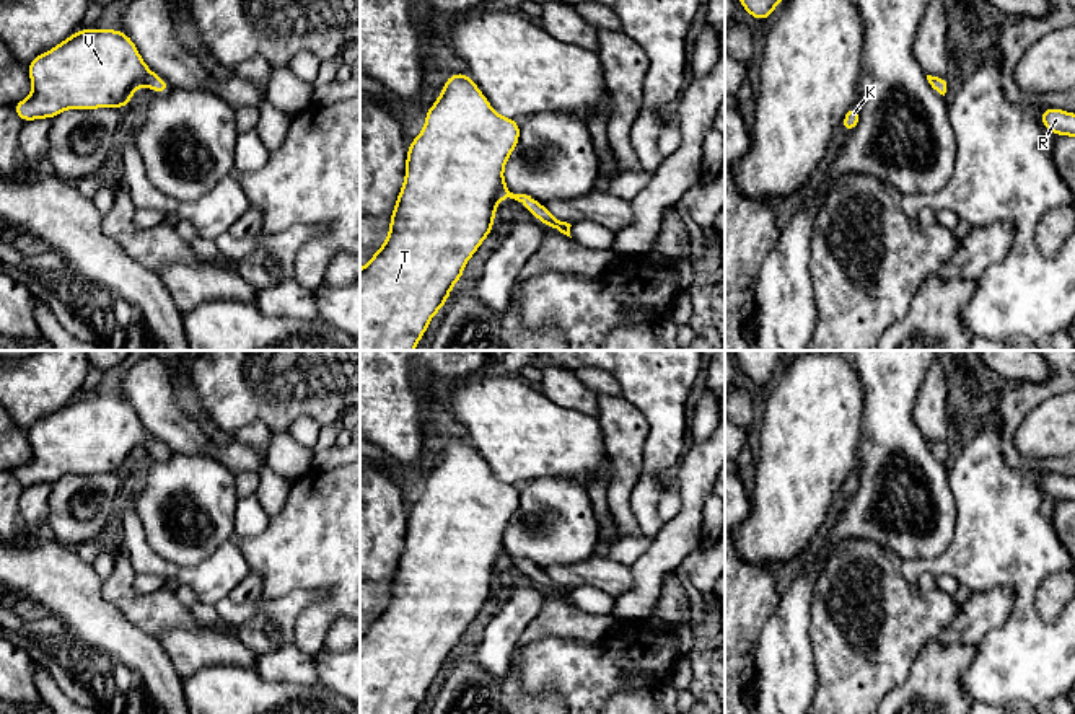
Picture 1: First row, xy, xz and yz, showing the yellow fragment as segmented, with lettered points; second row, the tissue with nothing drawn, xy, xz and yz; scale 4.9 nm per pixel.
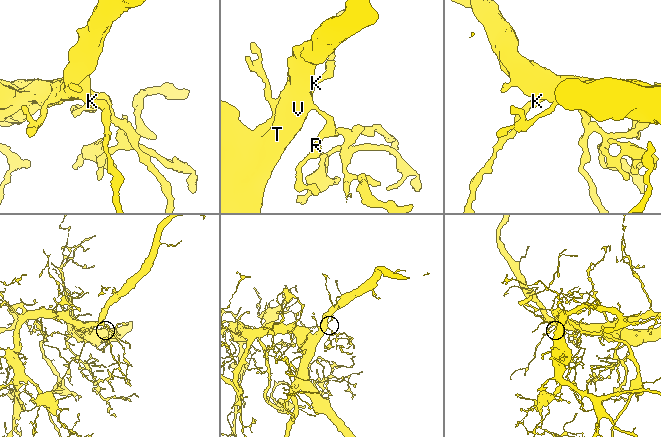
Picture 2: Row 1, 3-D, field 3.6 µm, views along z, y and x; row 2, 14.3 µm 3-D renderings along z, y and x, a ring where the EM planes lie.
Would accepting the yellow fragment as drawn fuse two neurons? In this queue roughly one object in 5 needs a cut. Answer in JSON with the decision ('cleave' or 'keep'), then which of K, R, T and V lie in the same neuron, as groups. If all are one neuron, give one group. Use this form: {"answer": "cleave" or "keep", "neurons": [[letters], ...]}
{"answer": "keep", "neurons": [["K", "R", "T", "V"]]}

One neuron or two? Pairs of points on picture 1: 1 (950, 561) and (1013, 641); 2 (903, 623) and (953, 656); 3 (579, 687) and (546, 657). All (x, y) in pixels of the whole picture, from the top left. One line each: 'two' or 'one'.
1: one
2: two
3: one

